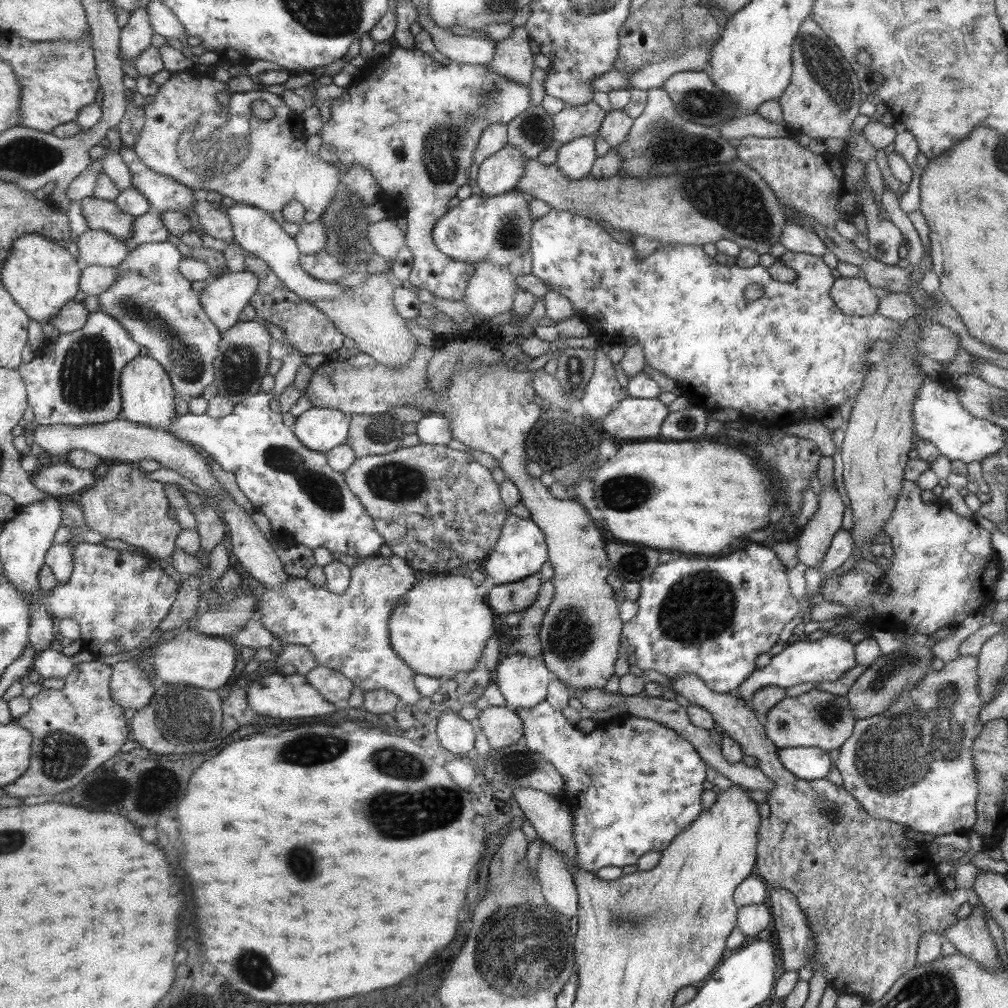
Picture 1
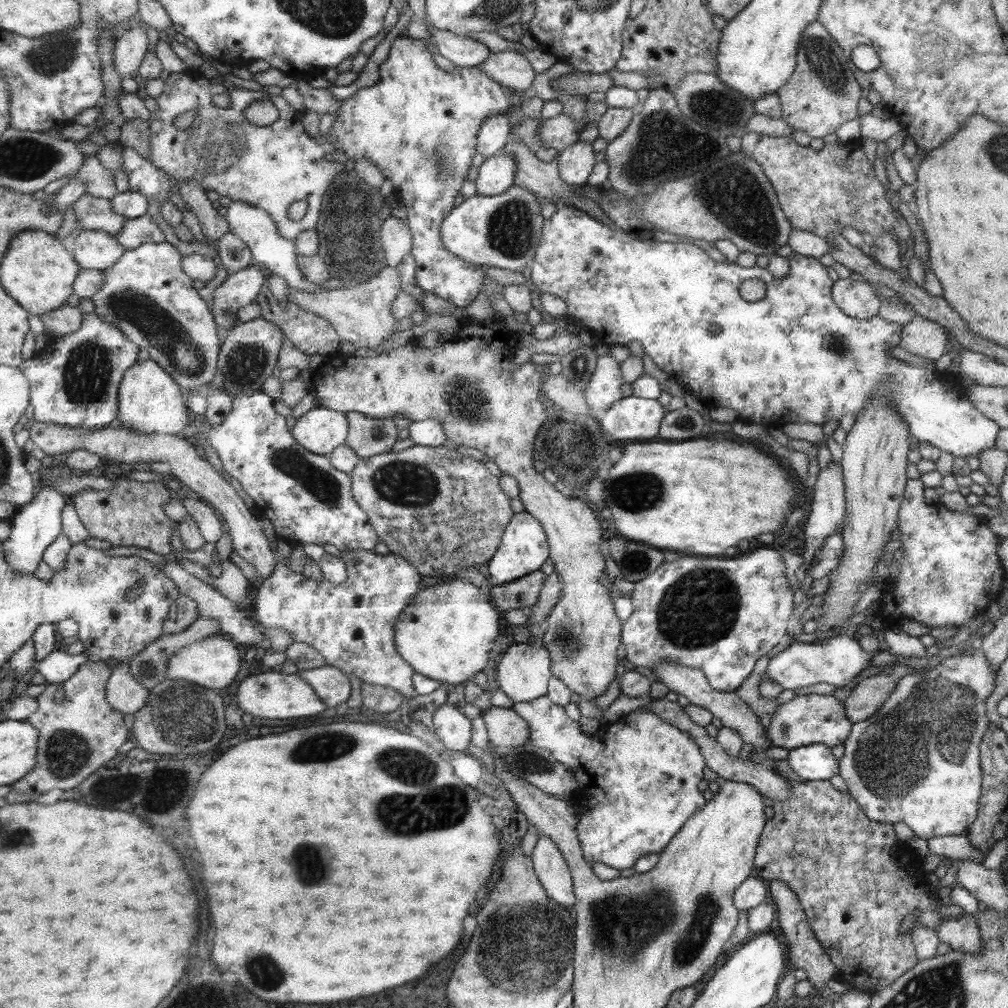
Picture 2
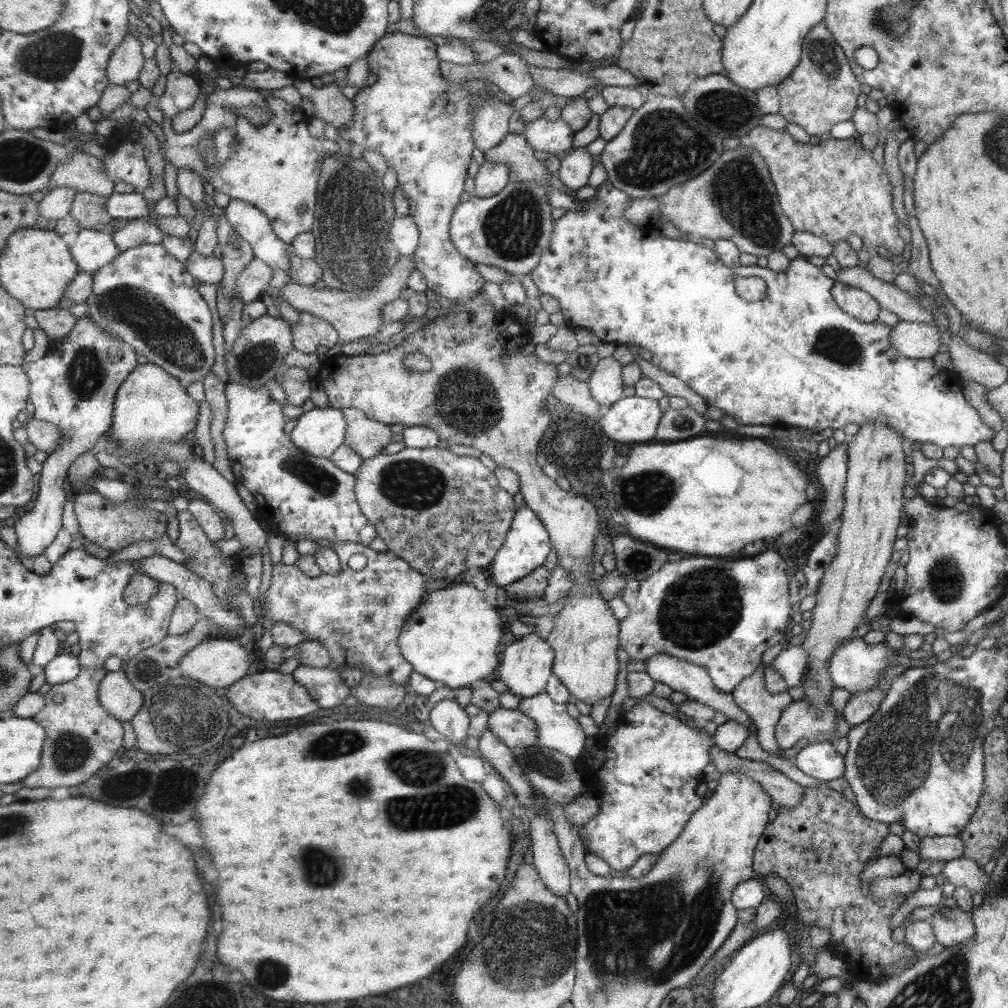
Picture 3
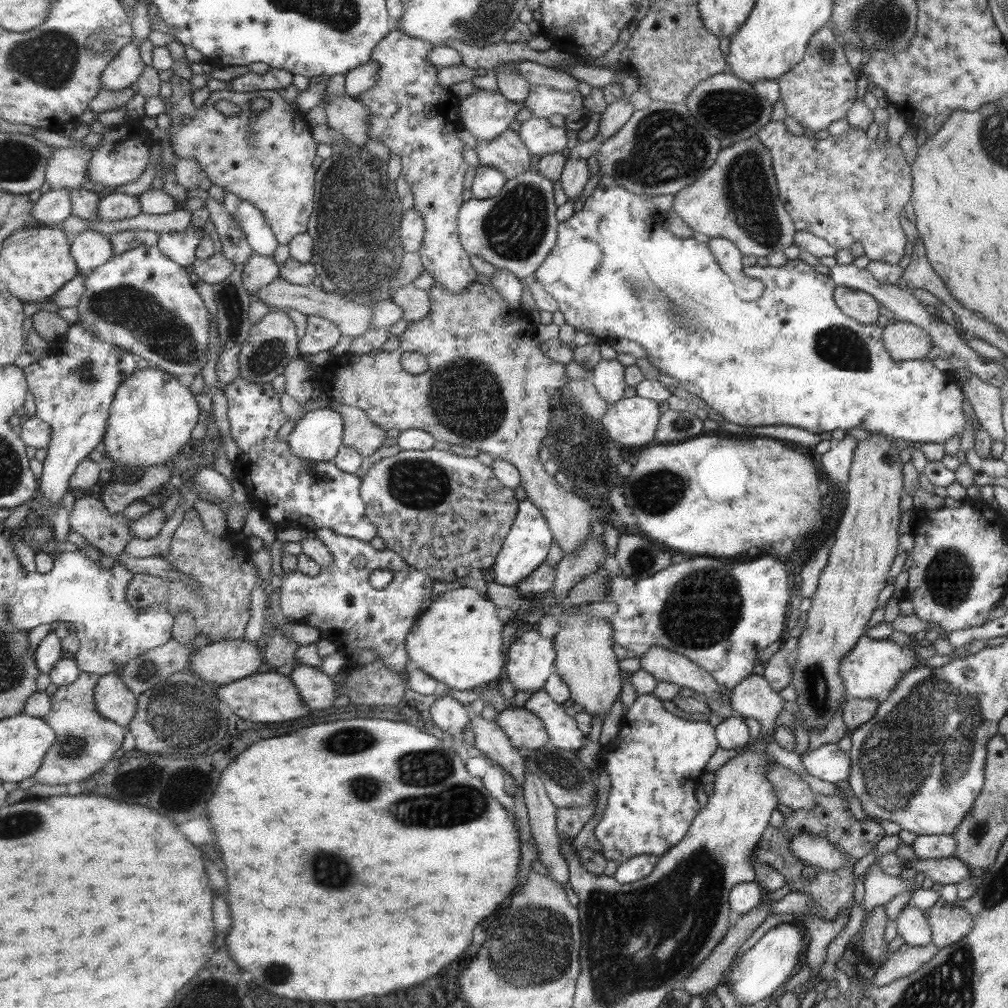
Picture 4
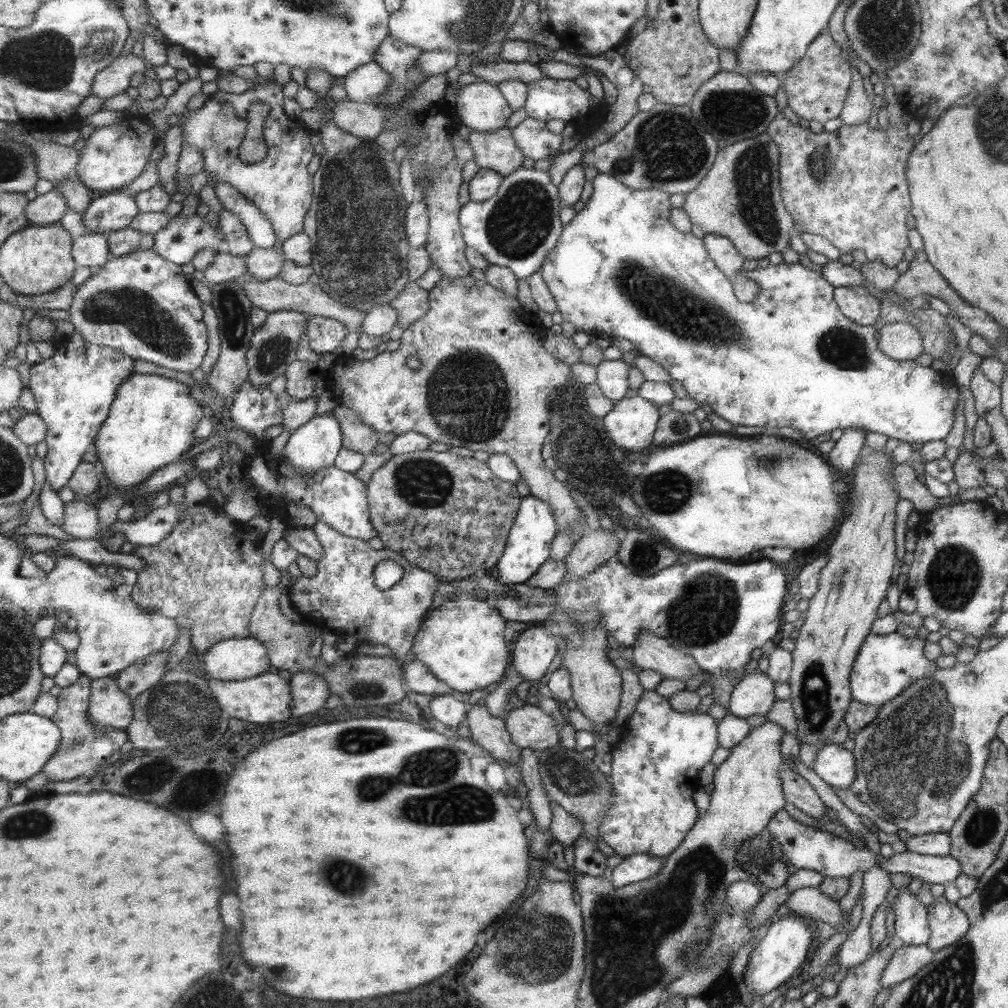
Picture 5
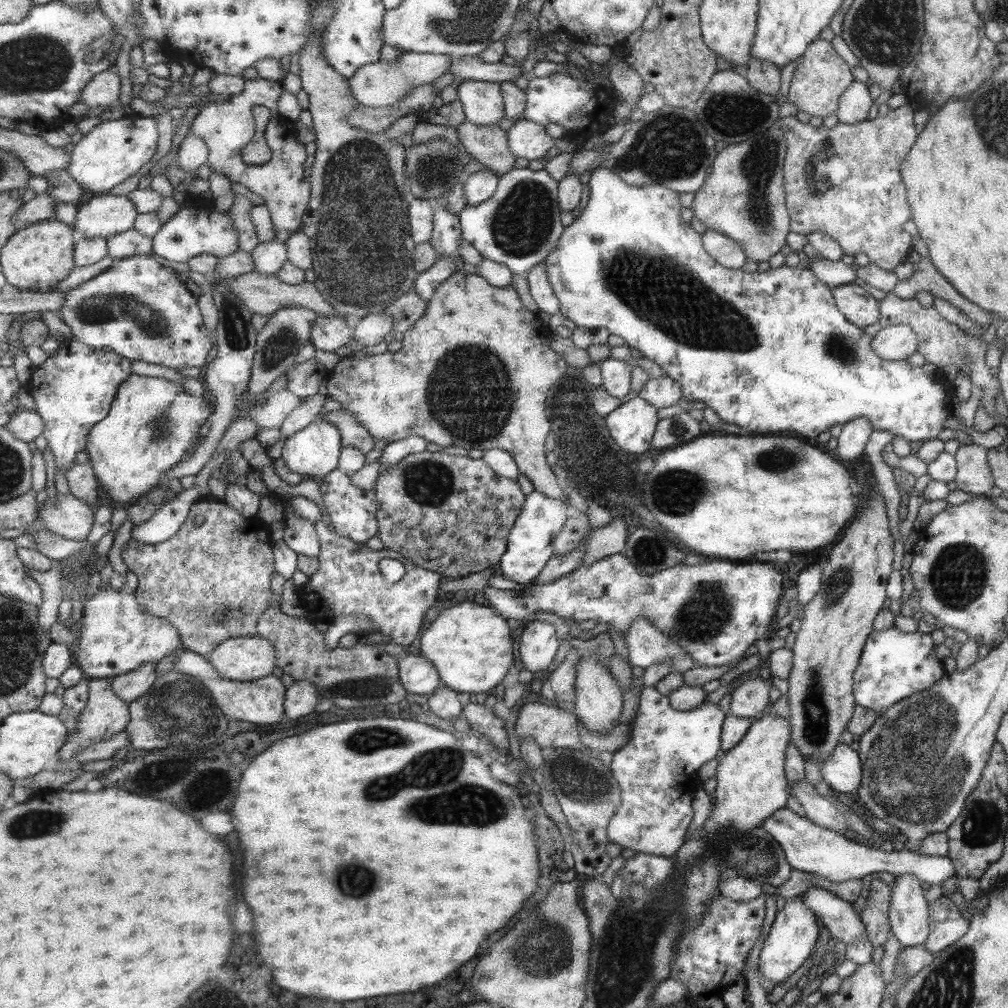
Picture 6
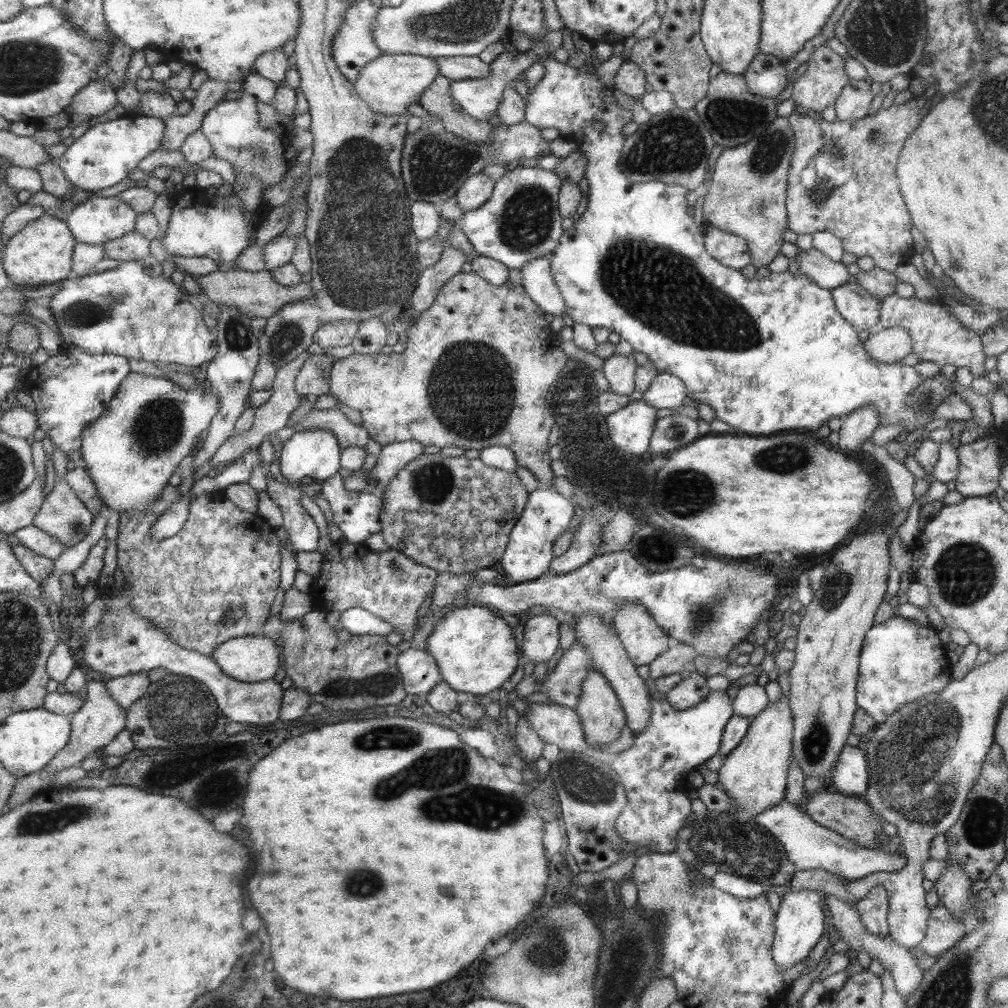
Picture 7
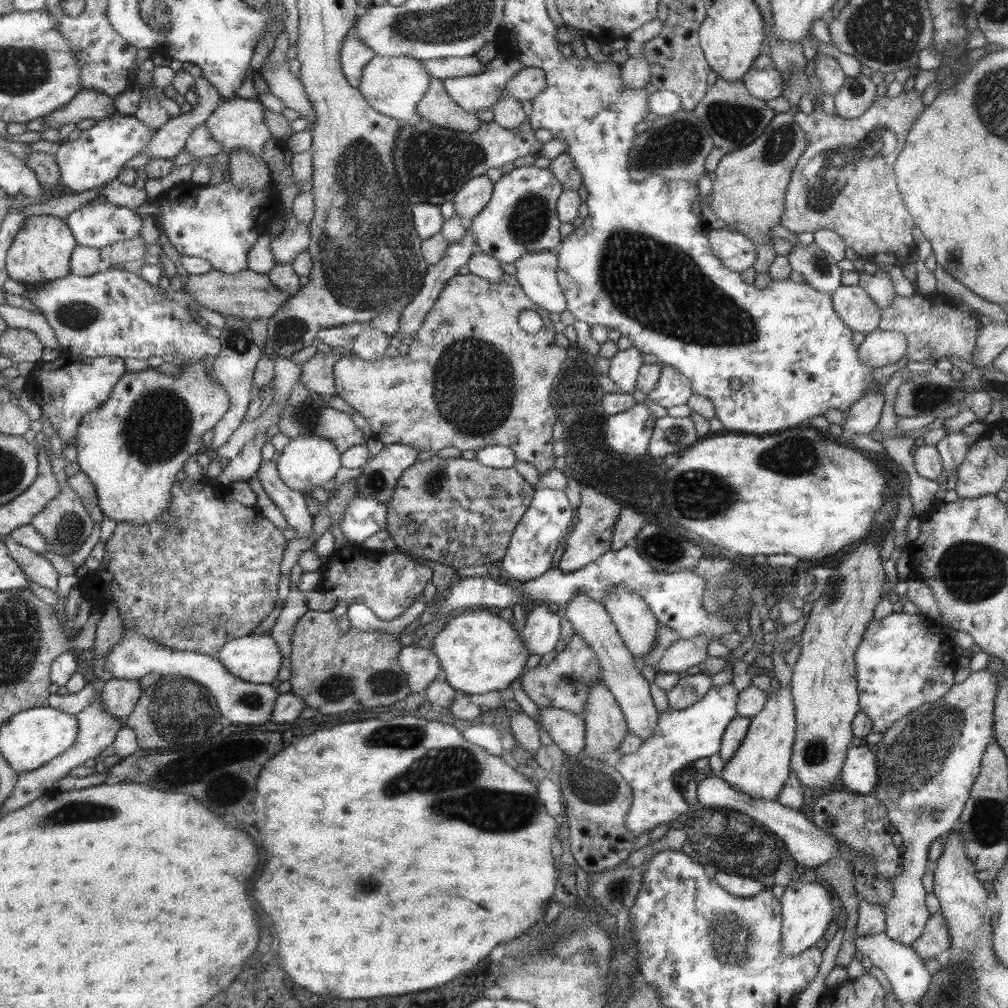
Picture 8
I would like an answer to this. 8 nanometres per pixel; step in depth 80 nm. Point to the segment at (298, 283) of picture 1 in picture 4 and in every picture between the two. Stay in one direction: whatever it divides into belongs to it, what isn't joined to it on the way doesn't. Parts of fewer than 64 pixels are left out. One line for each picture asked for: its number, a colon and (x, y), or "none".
2: (253, 226)
3: (248, 222)
4: (258, 234)

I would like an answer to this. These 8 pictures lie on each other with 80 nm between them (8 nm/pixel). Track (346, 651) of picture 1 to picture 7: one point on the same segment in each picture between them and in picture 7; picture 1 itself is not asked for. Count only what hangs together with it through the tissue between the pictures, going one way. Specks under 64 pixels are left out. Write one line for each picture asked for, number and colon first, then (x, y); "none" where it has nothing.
2: (350, 624)
3: (357, 616)
4: (339, 602)
5: (341, 596)
6: (347, 581)
7: (388, 584)

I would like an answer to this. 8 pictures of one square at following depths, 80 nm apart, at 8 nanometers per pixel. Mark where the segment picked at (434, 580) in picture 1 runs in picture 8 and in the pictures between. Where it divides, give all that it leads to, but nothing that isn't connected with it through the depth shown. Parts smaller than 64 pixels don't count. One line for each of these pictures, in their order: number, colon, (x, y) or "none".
2: (445, 633)
3: (450, 638)
4: (457, 642)
5: (461, 643)
6: (469, 646)
7: (475, 653)
8: (479, 653)

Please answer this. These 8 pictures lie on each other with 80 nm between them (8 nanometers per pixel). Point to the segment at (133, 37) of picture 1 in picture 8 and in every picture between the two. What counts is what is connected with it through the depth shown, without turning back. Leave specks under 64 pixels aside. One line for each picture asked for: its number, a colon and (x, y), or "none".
2: (130, 50)
3: (127, 63)
4: (127, 67)
5: (116, 79)
6: (103, 92)
7: (98, 98)
8: (89, 104)

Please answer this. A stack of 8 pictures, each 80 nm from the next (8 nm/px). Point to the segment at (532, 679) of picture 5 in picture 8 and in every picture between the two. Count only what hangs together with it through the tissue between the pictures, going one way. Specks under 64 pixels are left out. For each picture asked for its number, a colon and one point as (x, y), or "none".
6: (538, 642)
7: (539, 641)
8: (540, 632)

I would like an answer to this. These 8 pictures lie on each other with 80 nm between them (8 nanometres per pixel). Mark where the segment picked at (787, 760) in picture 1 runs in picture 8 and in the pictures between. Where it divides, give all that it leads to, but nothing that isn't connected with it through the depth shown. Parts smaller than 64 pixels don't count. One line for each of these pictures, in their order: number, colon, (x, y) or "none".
2: (816, 762)
3: (820, 760)
4: (828, 762)
5: (836, 766)
6: (842, 771)
7: (849, 776)
8: (860, 775)

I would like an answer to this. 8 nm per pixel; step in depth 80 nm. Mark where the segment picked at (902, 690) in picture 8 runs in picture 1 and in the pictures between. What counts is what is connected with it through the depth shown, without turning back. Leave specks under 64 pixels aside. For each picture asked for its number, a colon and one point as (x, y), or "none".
1: (828, 658)
2: (836, 661)
3: (855, 666)
4: (873, 666)
5: (886, 665)
6: (894, 665)
7: (900, 662)

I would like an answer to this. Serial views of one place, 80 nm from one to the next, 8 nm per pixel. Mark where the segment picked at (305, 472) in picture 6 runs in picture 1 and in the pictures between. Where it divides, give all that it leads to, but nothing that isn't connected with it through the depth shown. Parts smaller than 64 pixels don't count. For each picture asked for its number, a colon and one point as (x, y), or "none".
1: (321, 429)
2: (320, 430)
3: (319, 432)
4: (317, 436)
5: (315, 445)

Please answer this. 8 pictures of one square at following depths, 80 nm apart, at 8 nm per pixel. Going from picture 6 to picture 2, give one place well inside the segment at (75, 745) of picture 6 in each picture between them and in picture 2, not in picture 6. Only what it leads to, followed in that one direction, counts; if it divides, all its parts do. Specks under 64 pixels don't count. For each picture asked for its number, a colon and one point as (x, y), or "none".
2: (125, 693)
3: (118, 695)
4: (114, 700)
5: (110, 706)

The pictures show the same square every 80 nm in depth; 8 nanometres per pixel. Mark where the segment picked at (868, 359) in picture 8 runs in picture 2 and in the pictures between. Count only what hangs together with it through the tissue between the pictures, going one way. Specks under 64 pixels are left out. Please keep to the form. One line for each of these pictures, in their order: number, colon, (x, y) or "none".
2: (923, 338)
3: (916, 340)
4: (904, 341)
5: (899, 340)
6: (897, 342)
7: (889, 345)

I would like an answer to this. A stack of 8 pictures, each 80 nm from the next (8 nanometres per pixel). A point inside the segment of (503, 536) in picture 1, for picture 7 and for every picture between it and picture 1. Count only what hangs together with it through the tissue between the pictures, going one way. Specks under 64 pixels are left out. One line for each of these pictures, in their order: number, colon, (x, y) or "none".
2: (523, 549)
3: (524, 548)
4: (524, 548)
5: (527, 548)
6: (529, 543)
7: (546, 515)

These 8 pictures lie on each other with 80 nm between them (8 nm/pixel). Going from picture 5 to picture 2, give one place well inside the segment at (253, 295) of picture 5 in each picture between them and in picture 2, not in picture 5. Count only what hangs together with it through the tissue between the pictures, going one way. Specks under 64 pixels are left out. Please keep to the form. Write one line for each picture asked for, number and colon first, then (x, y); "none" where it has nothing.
2: (360, 315)
3: (353, 316)
4: (352, 319)

